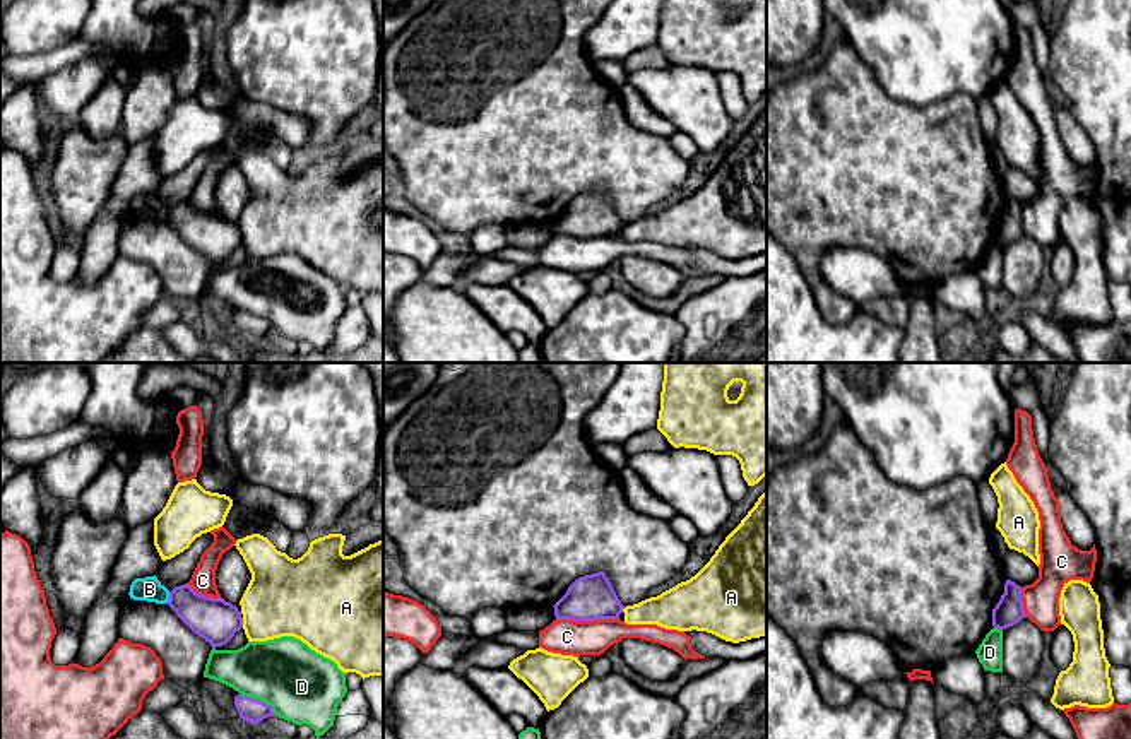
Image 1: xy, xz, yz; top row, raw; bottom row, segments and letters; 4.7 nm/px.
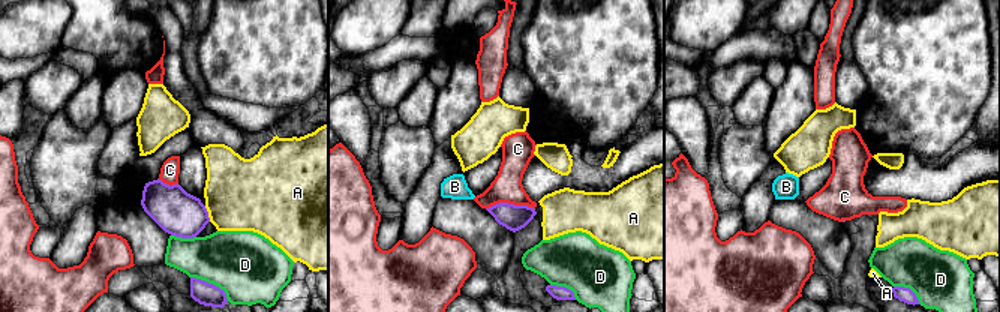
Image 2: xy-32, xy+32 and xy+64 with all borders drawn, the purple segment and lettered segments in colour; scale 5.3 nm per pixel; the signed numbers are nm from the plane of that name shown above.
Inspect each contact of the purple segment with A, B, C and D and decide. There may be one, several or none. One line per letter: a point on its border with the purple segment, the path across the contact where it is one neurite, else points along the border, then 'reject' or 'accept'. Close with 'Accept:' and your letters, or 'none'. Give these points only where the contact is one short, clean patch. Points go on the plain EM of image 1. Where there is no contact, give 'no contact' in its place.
A: meets purple in xy at (242, 240); reject
B: meets purple in xy at (170, 214); border along xy (170, 209), (166, 219); reject
C: meets purple in xz at (587, 236); reject
D: meets purple in xy at (259, 317); reject
Accept: none

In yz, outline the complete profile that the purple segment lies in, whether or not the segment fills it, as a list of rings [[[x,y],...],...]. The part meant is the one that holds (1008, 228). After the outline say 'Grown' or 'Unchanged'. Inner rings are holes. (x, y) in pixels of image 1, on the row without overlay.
[[[1006,197],[1004,210],[992,226],[992,243],[1003,248],[1020,239],[1023,234],[1027,233],[1023,228],[1021,204],[1011,197]]]. Unchanged

